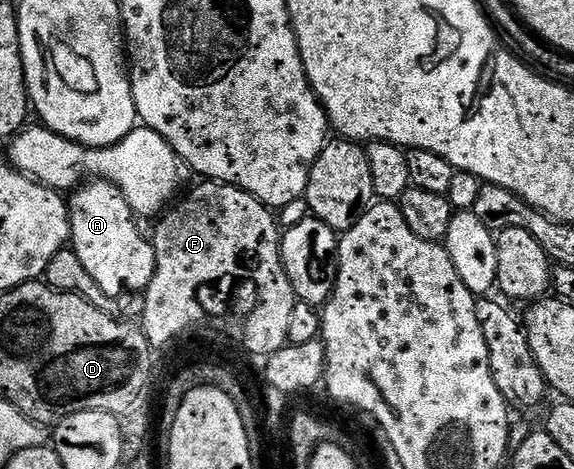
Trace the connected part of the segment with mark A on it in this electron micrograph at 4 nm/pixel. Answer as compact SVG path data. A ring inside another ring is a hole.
M91 179L83 183L81 187L73 193L74 197L69 197L68 207L70 209L70 238L69 243L80 258L84 270L92 274L92 282L104 290L104 294L115 298L121 298L125 292L145 293L154 277L154 246L149 239L142 237L142 232L138 229L139 221L133 209L130 208L122 195L120 188L110 184L106 180Z

